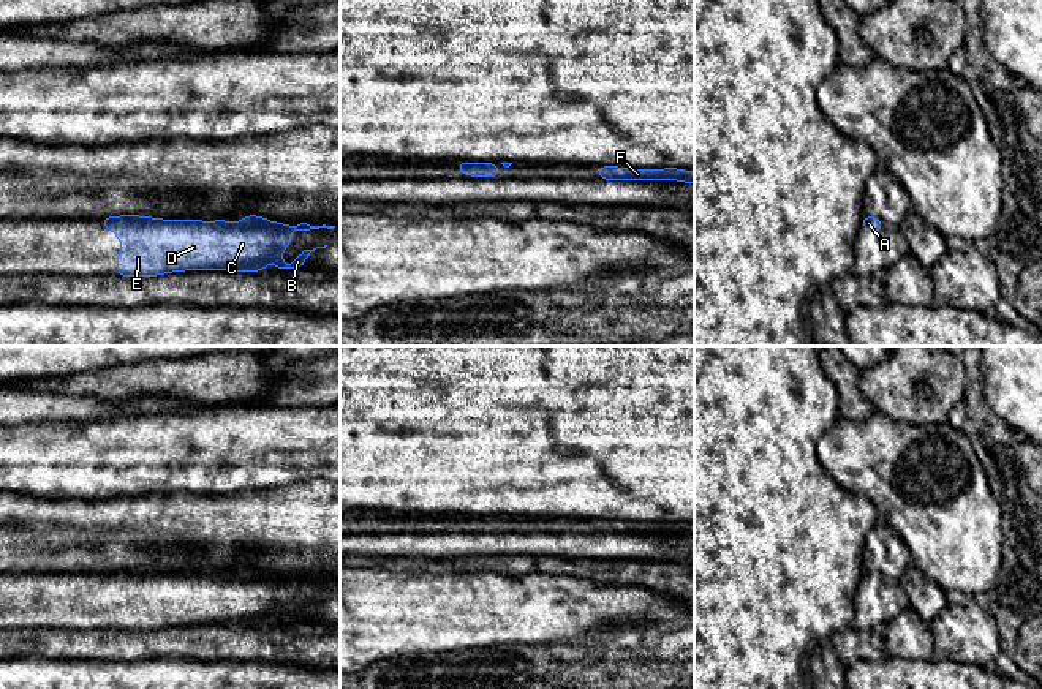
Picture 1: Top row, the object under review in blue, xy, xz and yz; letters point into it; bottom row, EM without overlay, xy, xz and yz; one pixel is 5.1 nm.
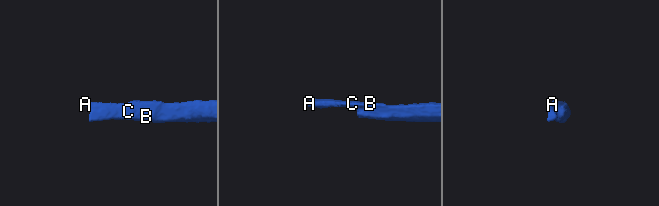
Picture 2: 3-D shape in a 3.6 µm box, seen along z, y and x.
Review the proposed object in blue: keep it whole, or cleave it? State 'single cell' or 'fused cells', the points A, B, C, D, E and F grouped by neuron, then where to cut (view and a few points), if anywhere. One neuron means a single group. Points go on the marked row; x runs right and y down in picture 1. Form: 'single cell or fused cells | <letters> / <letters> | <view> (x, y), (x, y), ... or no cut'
single cell | A B C D E F | no cut

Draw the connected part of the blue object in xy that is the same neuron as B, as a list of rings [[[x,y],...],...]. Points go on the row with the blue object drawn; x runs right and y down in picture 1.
[[[141,215],[104,216],[103,226],[114,231],[122,242],[117,256],[119,277],[155,277],[183,270],[234,270],[234,272],[259,272],[270,262],[277,264],[277,270],[294,270],[305,267],[305,259],[313,250],[304,250],[289,265],[283,264],[281,253],[291,243],[293,231],[310,231],[335,226],[310,226],[300,223],[288,226],[274,223],[262,216],[247,215],[239,223],[215,220],[206,223],[202,220],[160,220],[155,216],[142,218]]]

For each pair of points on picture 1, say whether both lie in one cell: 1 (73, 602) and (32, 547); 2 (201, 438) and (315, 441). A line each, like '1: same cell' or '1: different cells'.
1: different cells
2: same cell

